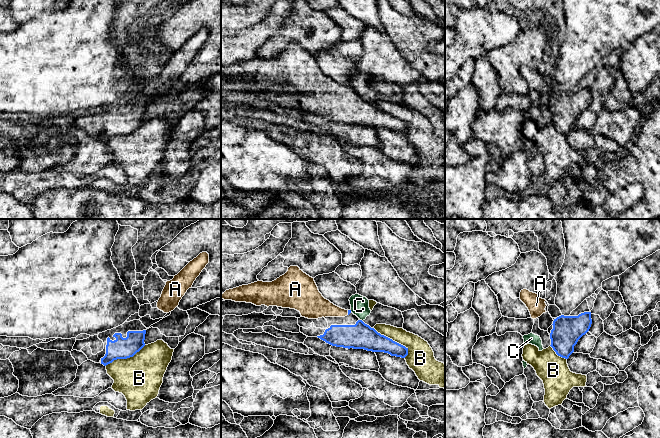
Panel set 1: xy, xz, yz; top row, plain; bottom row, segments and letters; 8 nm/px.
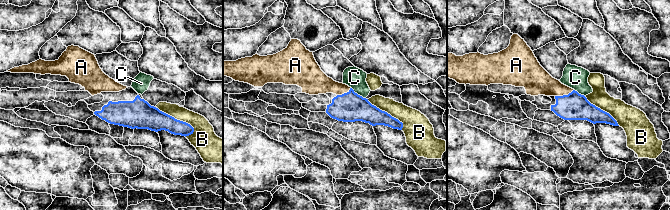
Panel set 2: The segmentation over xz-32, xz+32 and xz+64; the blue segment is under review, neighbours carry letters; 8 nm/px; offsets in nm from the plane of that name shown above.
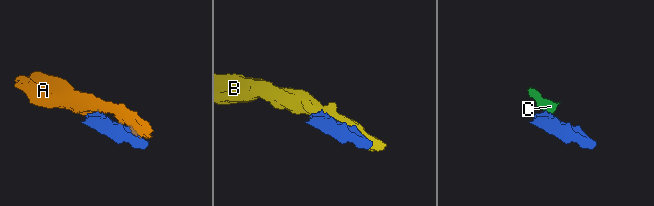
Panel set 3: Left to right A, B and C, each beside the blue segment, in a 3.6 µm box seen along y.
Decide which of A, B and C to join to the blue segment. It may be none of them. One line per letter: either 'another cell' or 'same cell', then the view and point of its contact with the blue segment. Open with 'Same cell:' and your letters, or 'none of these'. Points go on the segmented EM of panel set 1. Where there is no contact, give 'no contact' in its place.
Same cell: A
A: same cell; meets blue in xz at (348, 312)
B: another cell; meets blue in xz at (392, 340)
C: another cell; meets blue in xz at (361, 320)

